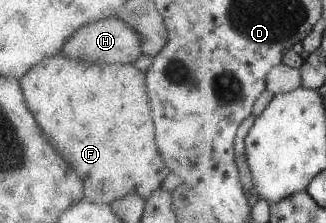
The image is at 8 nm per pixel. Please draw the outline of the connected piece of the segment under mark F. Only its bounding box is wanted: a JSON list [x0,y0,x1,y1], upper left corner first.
[18,54,169,205]

